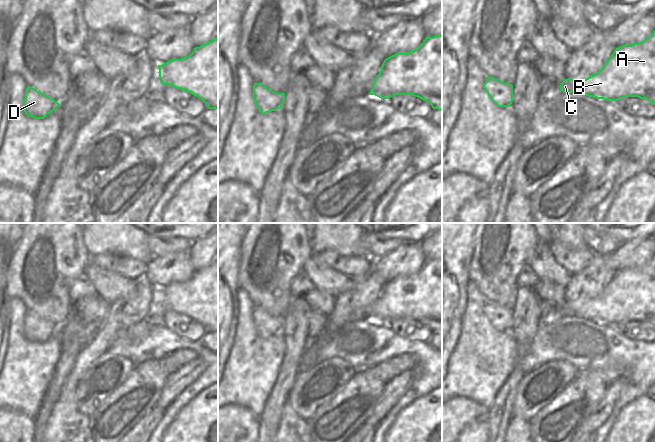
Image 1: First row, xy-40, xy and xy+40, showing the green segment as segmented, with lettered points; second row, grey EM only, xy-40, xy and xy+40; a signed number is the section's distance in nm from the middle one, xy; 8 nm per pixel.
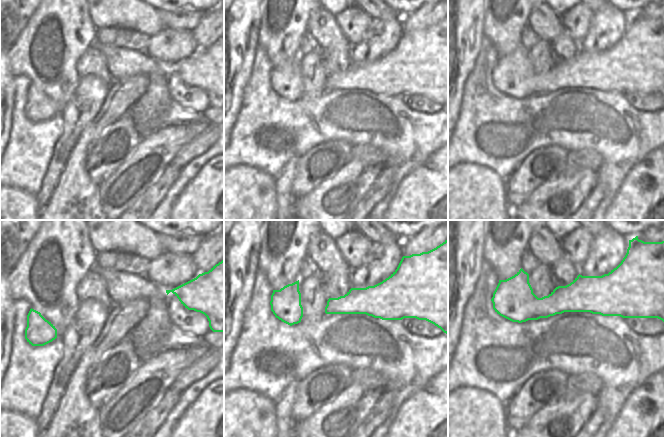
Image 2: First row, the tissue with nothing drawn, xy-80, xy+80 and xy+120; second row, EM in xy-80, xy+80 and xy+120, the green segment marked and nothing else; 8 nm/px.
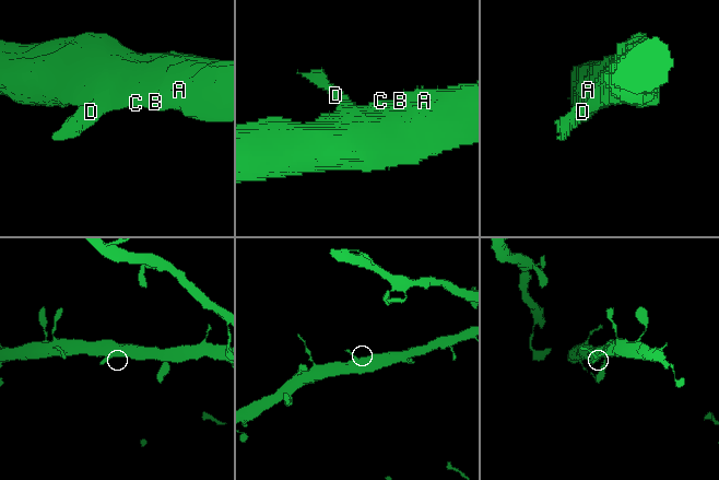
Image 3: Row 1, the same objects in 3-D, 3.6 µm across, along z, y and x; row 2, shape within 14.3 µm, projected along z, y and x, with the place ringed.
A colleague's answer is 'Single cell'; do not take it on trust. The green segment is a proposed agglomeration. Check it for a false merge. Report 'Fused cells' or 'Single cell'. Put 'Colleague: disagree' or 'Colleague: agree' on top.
Colleague: agree
Single cell.

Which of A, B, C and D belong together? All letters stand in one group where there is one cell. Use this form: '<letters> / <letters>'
A B C D

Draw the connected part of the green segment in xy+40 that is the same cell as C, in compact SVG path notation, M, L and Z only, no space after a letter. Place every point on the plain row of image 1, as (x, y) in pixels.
M655 254L642 266L616 272L601 294L586 303L564 303L560 315L596 323L646 323L655 329Z

